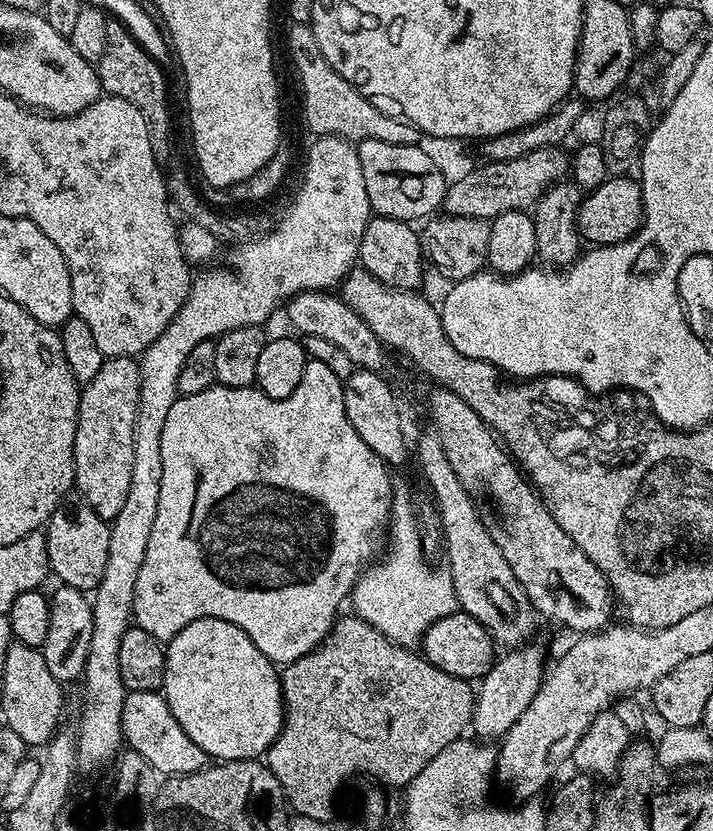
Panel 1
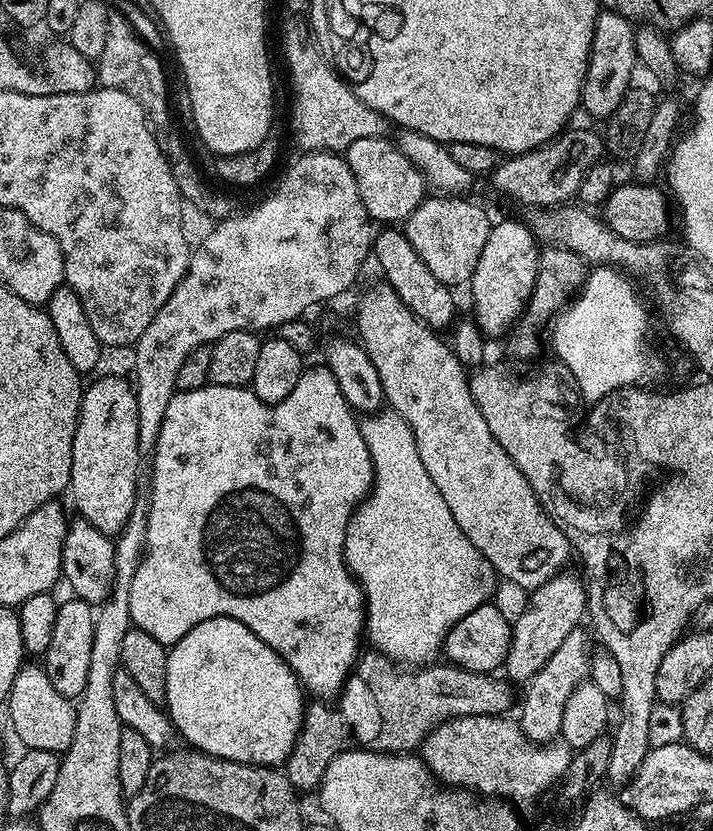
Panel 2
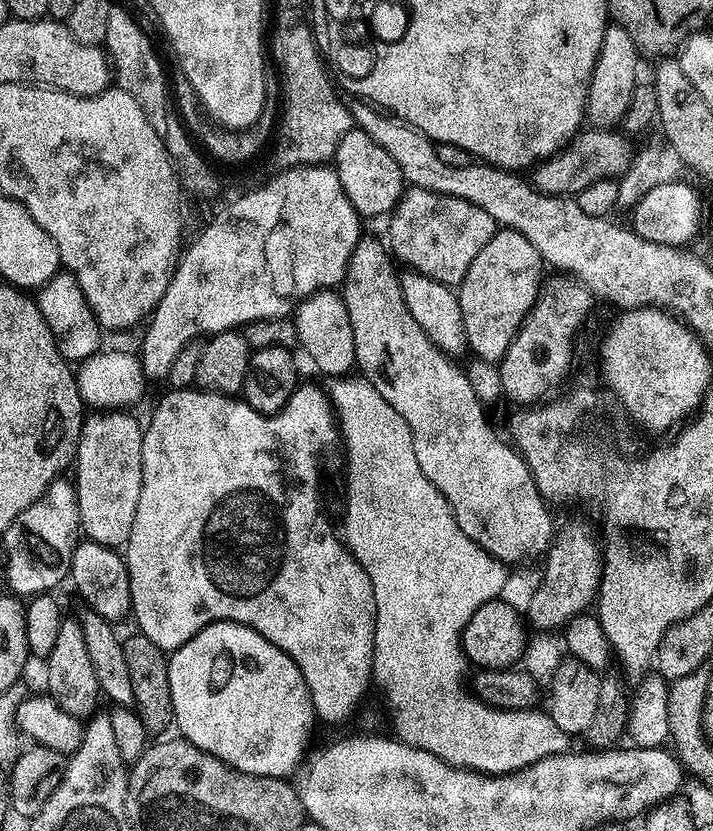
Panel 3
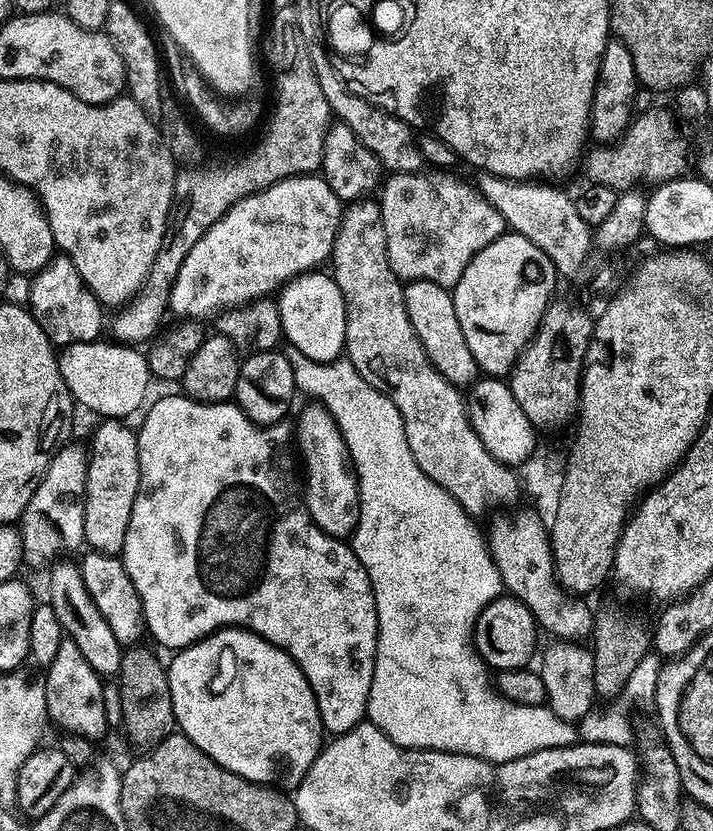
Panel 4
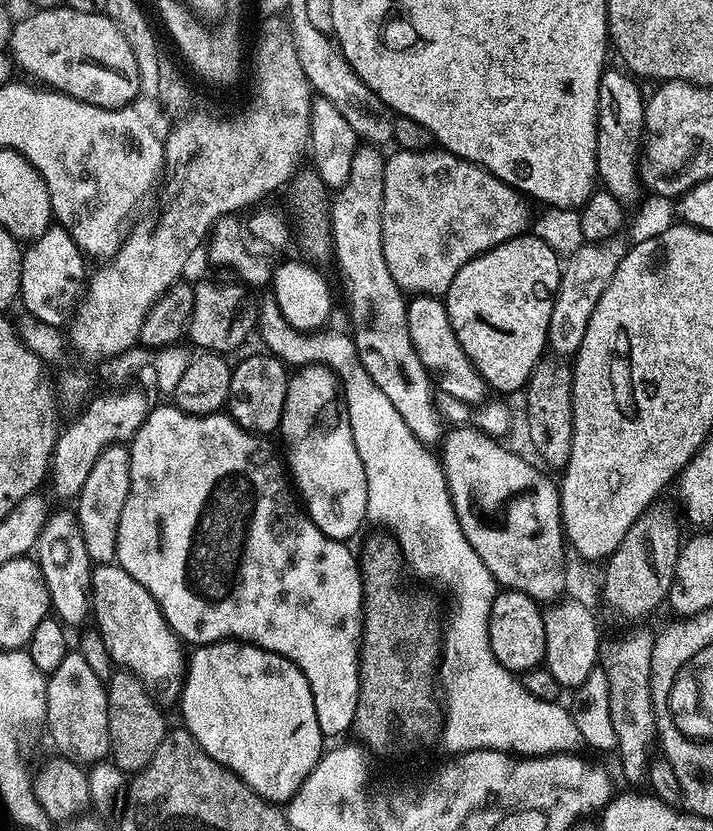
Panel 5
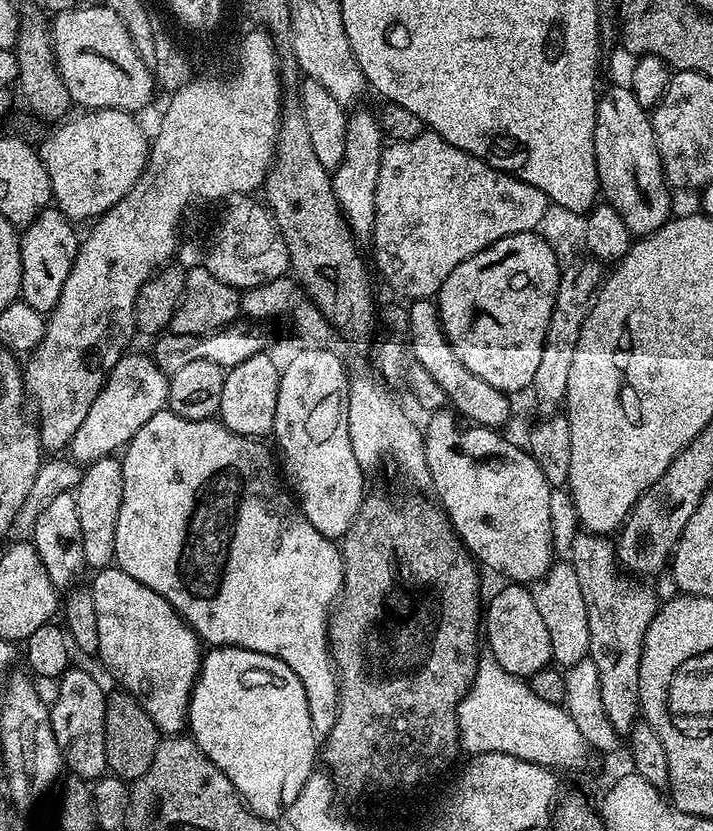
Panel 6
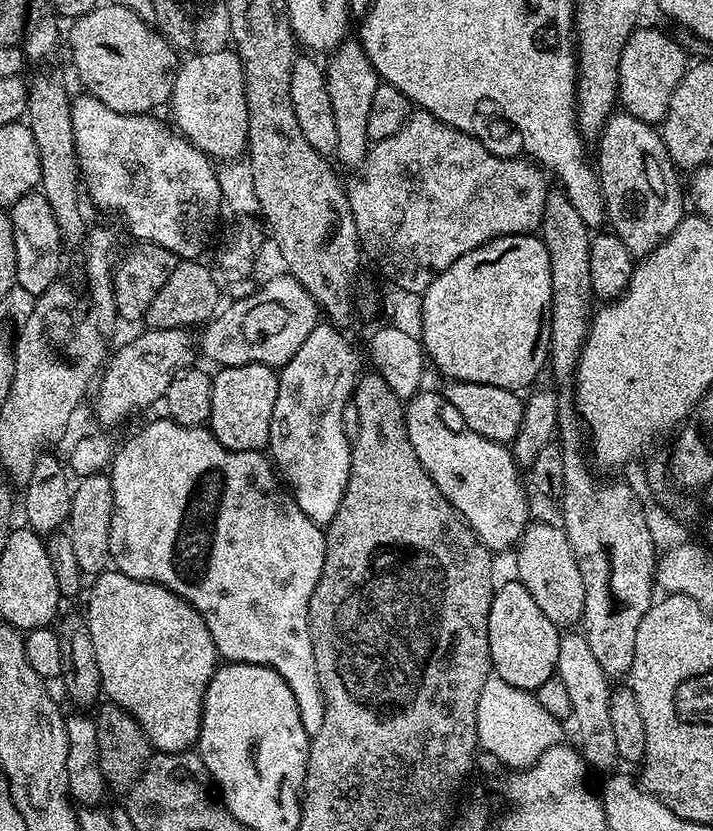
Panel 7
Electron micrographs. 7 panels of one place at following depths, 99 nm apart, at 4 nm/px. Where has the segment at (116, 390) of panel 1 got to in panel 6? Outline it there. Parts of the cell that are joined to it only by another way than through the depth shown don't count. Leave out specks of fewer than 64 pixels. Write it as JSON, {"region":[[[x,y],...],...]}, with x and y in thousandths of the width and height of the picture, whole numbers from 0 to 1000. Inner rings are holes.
{"region":[[[161,548],[137,551],[116,564],[112,584],[104,588],[109,629],[115,633],[115,667],[125,685],[153,682],[163,673],[160,638],[165,638],[165,609],[171,609],[171,561]]]}

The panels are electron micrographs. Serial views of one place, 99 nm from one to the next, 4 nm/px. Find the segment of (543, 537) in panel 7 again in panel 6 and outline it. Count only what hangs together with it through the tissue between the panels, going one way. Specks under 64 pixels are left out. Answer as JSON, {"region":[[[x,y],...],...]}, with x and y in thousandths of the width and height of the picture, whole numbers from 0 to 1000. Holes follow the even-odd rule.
{"region":[[[776,677],[763,697],[745,704],[743,711],[749,729],[755,729],[755,739],[760,739],[760,748],[766,748],[766,758],[771,762],[776,795],[785,801],[801,801],[820,793],[827,777],[827,748],[822,744],[816,705],[811,705],[811,691],[801,677]]]}

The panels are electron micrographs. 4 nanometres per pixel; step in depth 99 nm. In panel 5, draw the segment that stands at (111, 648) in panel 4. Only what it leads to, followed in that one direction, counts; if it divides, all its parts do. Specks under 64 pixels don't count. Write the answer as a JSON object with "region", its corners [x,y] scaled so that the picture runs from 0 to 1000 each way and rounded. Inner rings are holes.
{"region":[[[105,615],[81,616],[62,627],[56,646],[50,649],[48,673],[65,696],[65,705],[73,726],[72,735],[91,752],[112,751],[125,745],[129,736],[129,686],[126,667],[121,667],[121,652],[115,652],[115,638],[107,627]]]}

